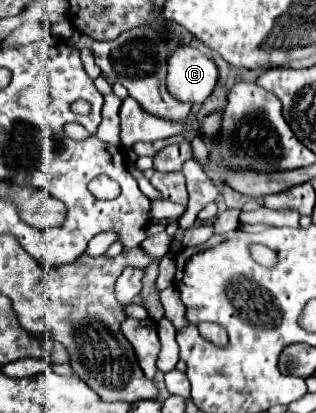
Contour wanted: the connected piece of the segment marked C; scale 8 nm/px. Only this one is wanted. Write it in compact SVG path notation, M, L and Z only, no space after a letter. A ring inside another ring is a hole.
M191 45L177 47L169 57L167 85L173 97L189 103L203 103L215 89L219 71L215 63Z

